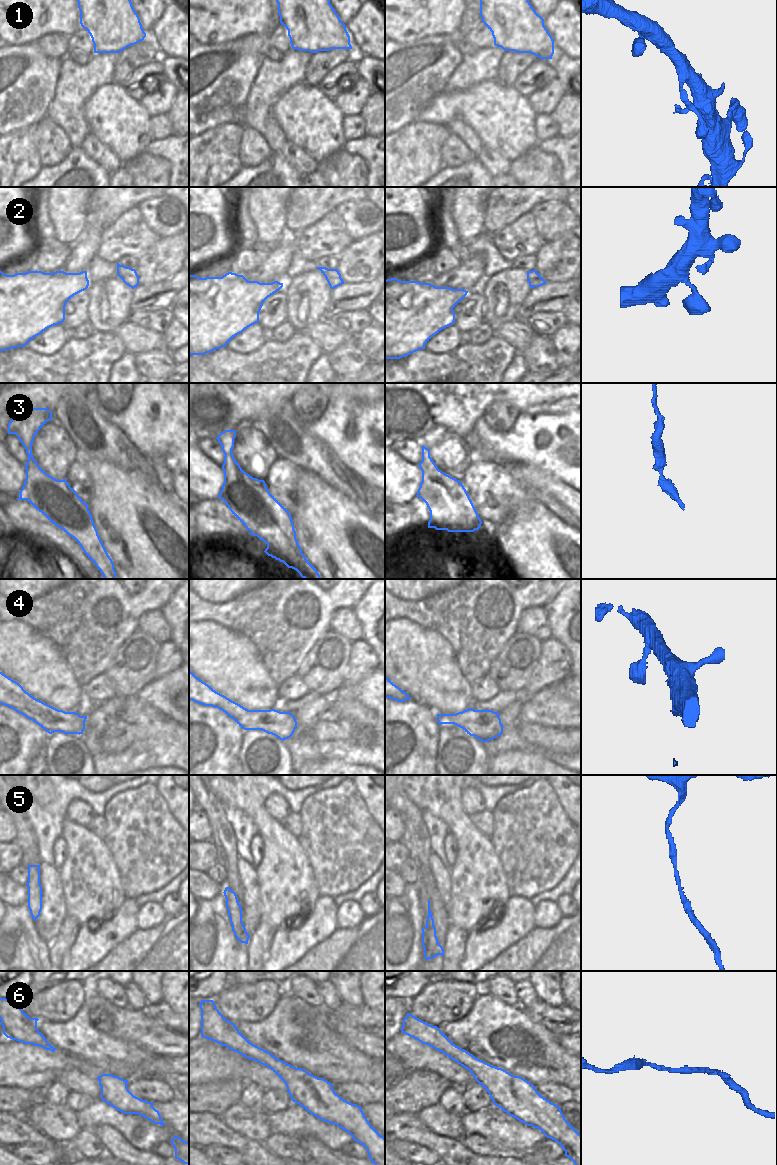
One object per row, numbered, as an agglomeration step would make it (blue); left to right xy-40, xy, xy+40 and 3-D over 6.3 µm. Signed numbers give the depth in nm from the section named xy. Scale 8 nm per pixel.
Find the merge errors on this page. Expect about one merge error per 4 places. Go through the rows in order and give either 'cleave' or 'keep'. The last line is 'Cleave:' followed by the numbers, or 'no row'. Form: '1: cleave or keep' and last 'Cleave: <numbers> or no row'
1: keep
2: keep
3: cleave
4: keep
5: keep
6: keep
Cleave: 3

